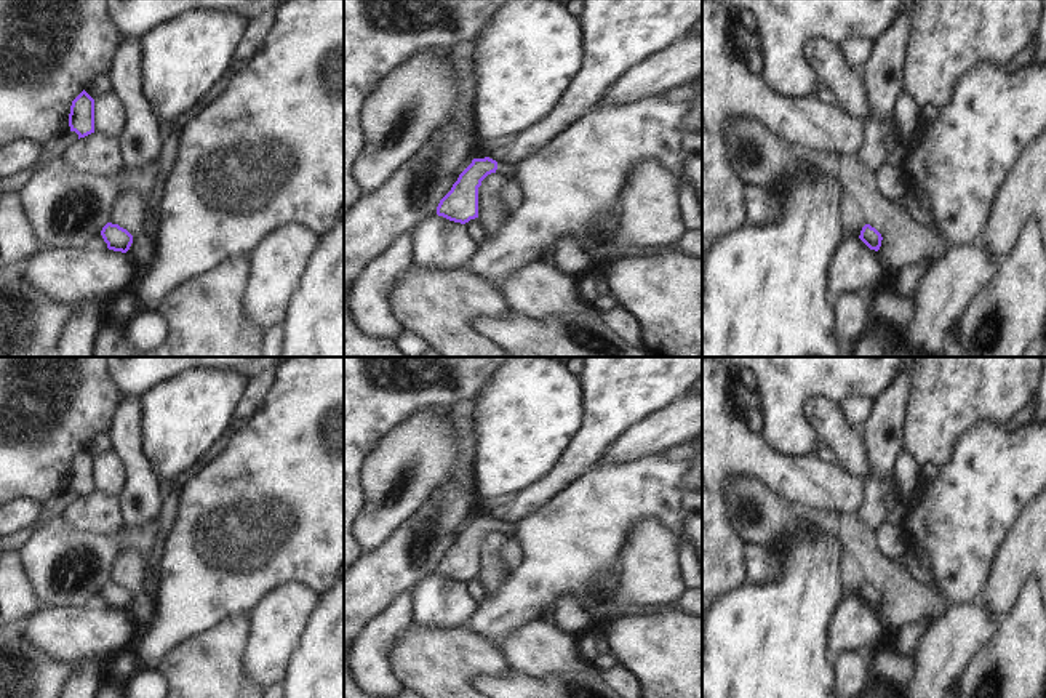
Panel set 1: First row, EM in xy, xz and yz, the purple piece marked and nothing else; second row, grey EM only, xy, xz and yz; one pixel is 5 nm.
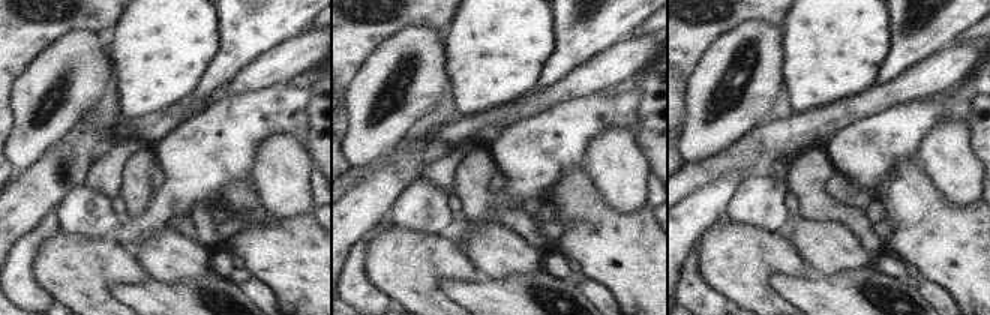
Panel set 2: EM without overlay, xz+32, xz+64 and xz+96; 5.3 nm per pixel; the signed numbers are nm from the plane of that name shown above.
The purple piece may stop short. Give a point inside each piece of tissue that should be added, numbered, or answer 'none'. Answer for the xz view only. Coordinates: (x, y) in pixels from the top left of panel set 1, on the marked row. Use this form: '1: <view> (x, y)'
1: xz (504, 168)

